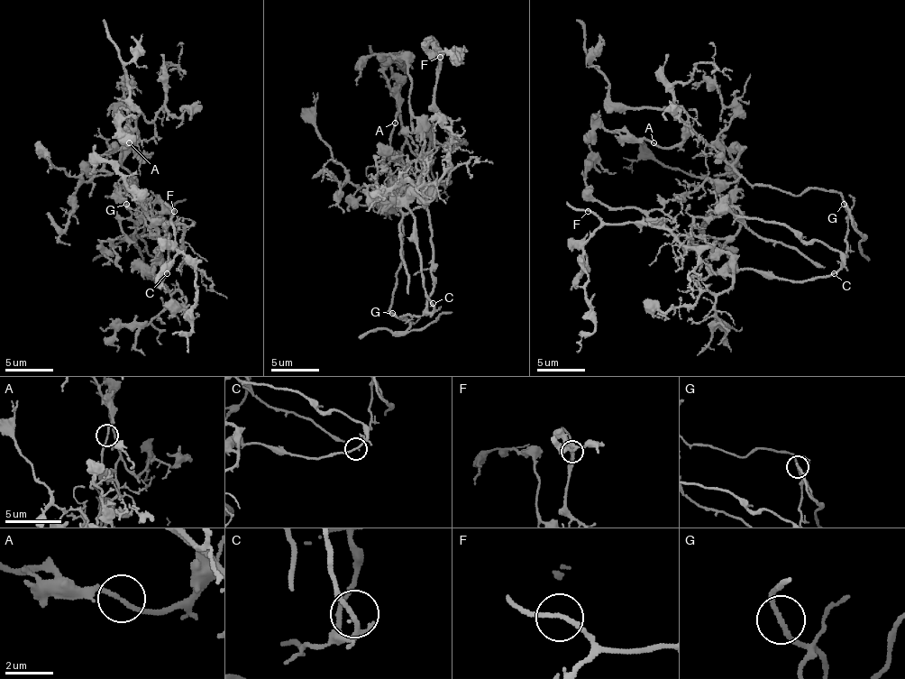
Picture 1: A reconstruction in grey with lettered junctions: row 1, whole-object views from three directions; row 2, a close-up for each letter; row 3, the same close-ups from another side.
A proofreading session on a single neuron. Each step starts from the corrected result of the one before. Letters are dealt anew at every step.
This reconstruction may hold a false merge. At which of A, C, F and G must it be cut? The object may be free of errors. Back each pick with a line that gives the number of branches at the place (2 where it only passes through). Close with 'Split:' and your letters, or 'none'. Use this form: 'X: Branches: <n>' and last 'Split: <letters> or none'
Split: none

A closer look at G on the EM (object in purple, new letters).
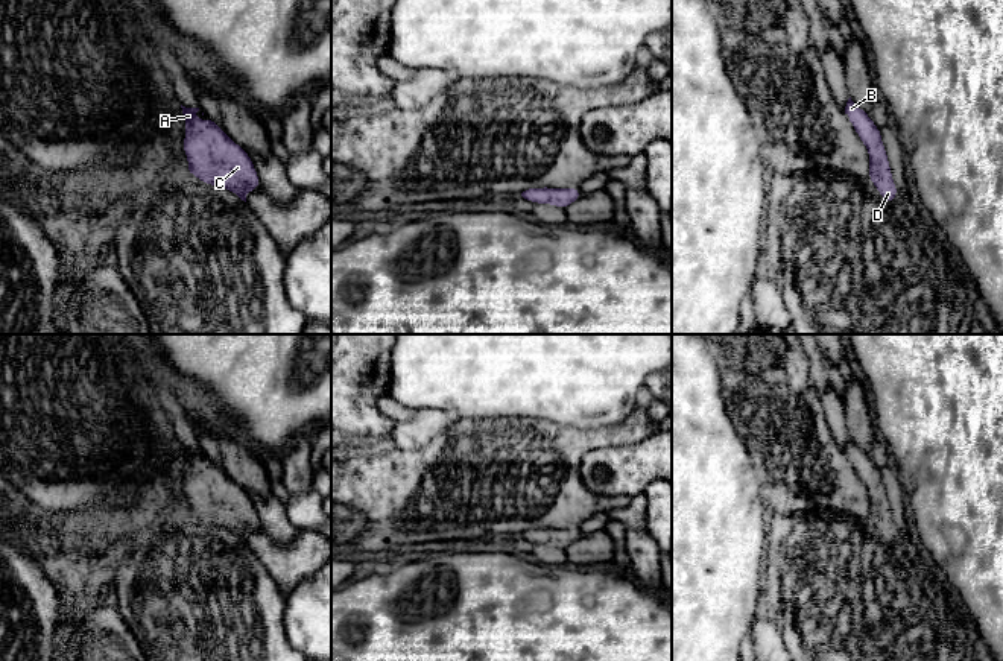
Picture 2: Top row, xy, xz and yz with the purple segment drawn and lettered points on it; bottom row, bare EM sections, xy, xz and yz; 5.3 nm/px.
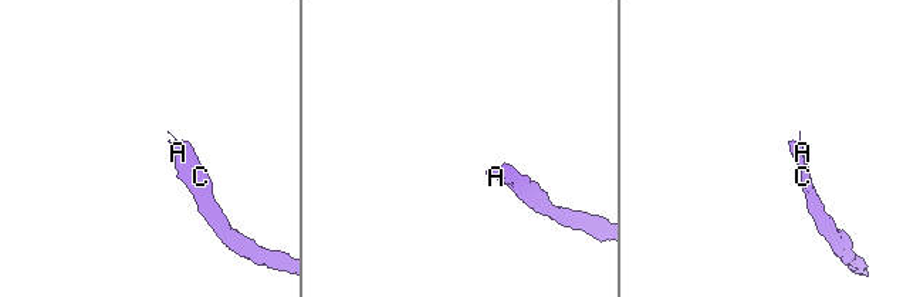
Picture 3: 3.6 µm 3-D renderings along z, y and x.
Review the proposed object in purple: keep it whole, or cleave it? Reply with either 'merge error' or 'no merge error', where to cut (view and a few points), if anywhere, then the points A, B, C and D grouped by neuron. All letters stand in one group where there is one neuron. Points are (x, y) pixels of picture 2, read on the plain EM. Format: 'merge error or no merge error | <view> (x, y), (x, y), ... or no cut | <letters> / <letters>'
no merge error | no cut | A B C D

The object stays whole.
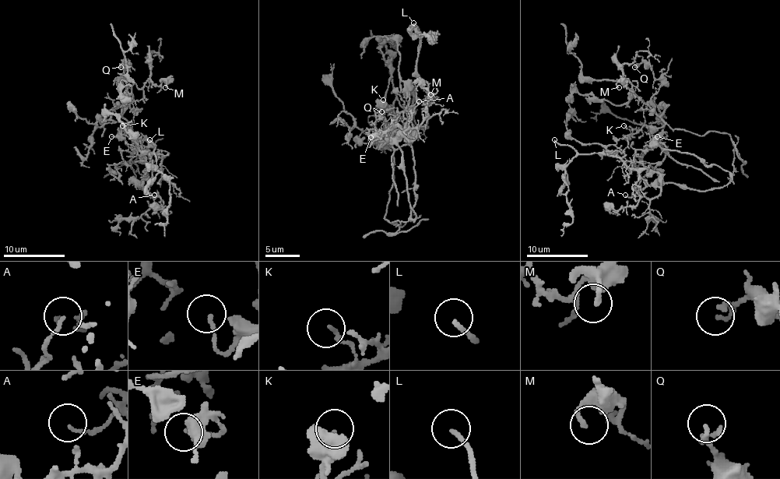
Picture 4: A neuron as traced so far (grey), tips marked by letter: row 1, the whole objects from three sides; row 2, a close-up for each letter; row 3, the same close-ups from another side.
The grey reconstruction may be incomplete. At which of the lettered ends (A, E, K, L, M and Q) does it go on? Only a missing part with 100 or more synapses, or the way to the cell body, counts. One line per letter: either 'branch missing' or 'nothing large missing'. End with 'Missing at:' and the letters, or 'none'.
A: nothing large missing
E: nothing large missing
K: nothing large missing
L: nothing large missing
M: nothing large missing
Q: nothing large missing
Missing at: none

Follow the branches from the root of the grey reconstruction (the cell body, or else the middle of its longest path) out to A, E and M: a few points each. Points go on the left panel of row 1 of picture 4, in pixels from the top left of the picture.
A: (148, 177), (151, 184), (143, 190), (140, 184), (135, 182), (145, 188), (149, 196), (154, 195)
E: (148, 177), (148, 169), (151, 166), (149, 152), (129, 152), (127, 141), (119, 133), (111, 136)
M: (148, 177), (131, 160), (122, 107), (134, 84), (165, 87)

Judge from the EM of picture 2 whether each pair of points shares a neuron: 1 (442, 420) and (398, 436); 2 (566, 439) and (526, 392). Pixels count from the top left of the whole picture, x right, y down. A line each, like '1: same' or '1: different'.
1: same
2: different

